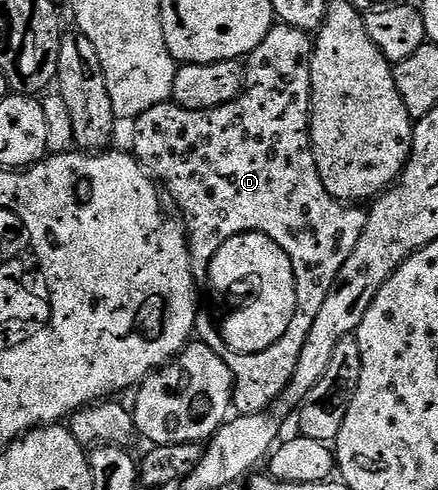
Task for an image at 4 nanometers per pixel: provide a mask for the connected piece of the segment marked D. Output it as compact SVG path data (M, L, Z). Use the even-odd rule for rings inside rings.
M286 24L272 25L271 30L255 48L251 54L245 59L245 69L243 72L243 89L232 102L221 104L212 110L186 110L184 106L176 106L174 101L168 100L157 104L153 108L149 108L145 112L141 112L141 116L134 119L133 126L135 131L131 134L131 146L133 157L143 171L155 179L156 183L165 191L166 197L179 205L178 213L181 215L181 221L187 227L187 237L191 247L191 271L195 273L196 279L203 280L207 276L207 264L212 254L217 252L217 248L221 248L221 244L225 244L225 240L234 234L241 232L249 232L256 230L257 232L265 232L265 236L269 236L273 240L277 240L277 244L281 244L281 248L285 248L285 252L289 256L289 260L293 264L293 276L297 284L297 304L299 310L293 312L293 320L289 324L289 328L285 332L285 336L278 338L269 348L265 348L256 354L238 354L236 350L230 350L228 346L220 345L217 350L217 358L220 363L225 365L226 373L230 374L233 383L233 410L236 415L241 414L262 414L274 403L276 398L280 398L283 389L291 383L293 376L293 368L297 368L297 360L301 356L301 348L305 348L305 336L309 336L309 328L313 328L313 320L317 320L317 312L321 312L321 304L325 304L325 296L329 296L331 285L337 280L337 272L341 272L341 268L345 264L345 260L349 260L349 256L353 252L353 248L357 248L357 240L361 236L361 232L367 223L367 214L364 213L358 205L348 204L346 202L338 202L330 192L325 188L325 184L321 180L321 176L317 172L317 164L315 157L311 151L311 48L313 42L309 37L308 31L298 30Z

